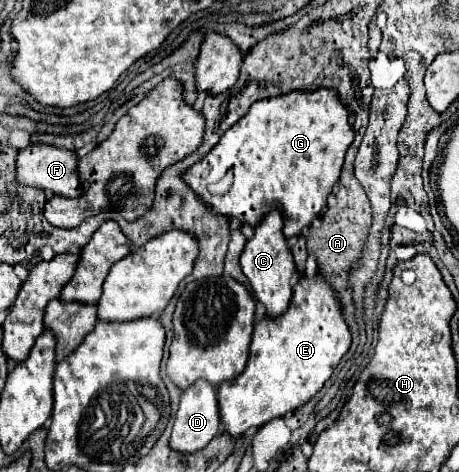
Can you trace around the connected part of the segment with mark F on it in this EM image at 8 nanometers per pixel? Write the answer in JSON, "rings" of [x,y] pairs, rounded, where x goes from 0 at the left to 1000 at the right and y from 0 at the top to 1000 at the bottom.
{"rings":[[[72,303],[41,320],[37,328],[37,383],[68,396],[89,396],[98,405],[111,405],[120,413],[137,413],[146,419],[168,419],[187,400],[176,392],[176,371],[168,358],[172,333],[155,316],[133,316],[98,303]]]}

